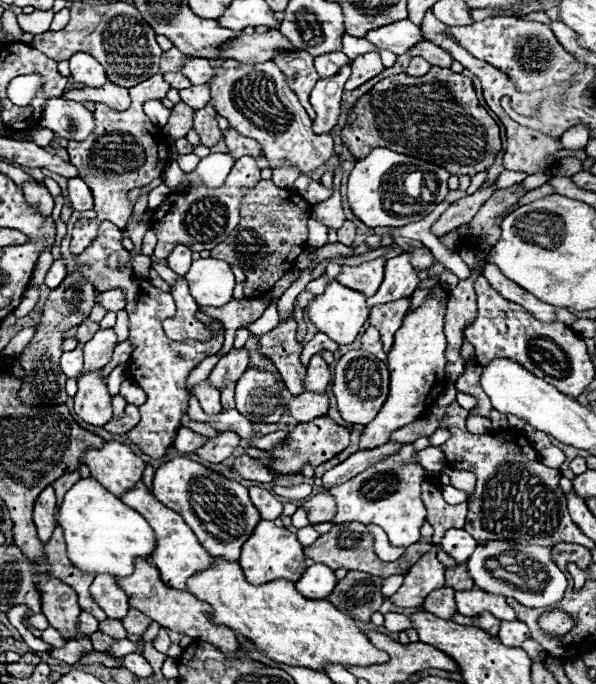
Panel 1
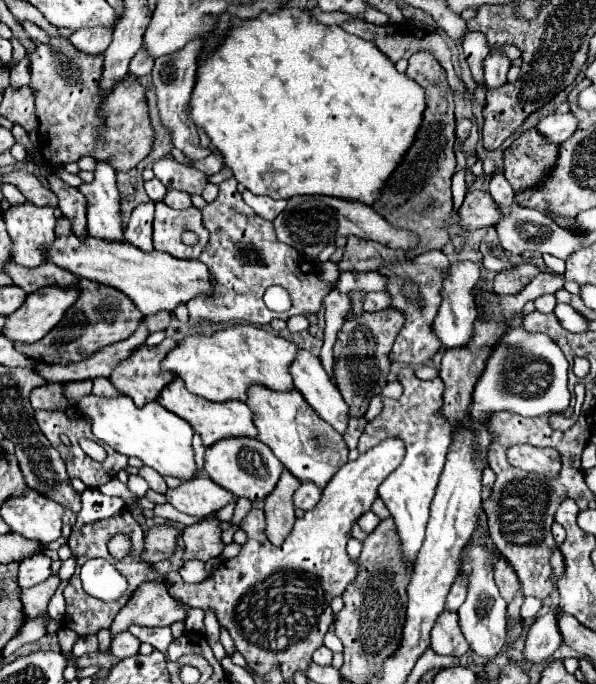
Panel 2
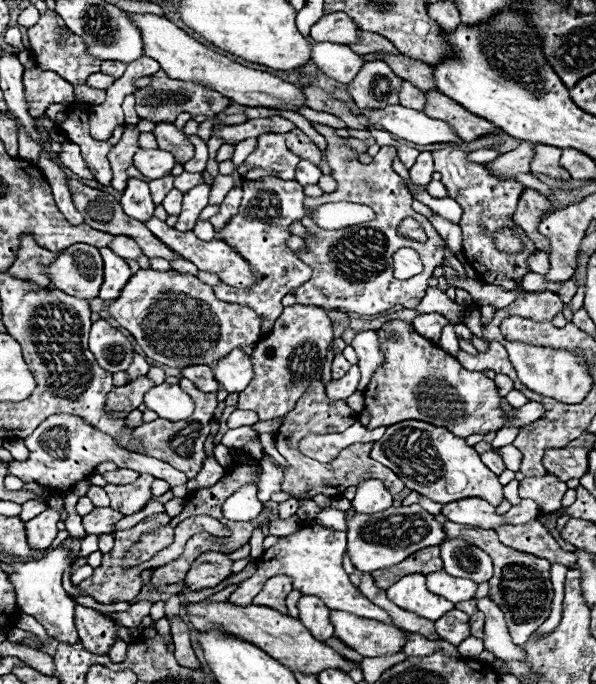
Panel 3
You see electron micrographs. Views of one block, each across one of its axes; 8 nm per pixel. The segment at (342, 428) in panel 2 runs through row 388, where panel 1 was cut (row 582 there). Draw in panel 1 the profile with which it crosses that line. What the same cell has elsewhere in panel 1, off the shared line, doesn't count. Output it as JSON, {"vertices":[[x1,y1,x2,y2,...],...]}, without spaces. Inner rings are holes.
{"vertices":[[312,564,306,570,306,574,296,582,296,588,308,600,328,600,336,584,338,584,338,578,332,568,324,564]]}

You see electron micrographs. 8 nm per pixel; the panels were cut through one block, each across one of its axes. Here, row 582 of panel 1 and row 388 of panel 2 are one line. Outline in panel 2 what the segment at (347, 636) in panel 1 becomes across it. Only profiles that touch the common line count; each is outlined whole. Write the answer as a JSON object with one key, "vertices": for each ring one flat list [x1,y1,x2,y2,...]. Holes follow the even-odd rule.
{"vertices":[[230,326,212,336,192,334,184,338,164,360,162,368,184,380,186,388,210,402,248,400,250,386,264,386,276,392,290,392,290,364,296,360,298,346,258,326]]}

